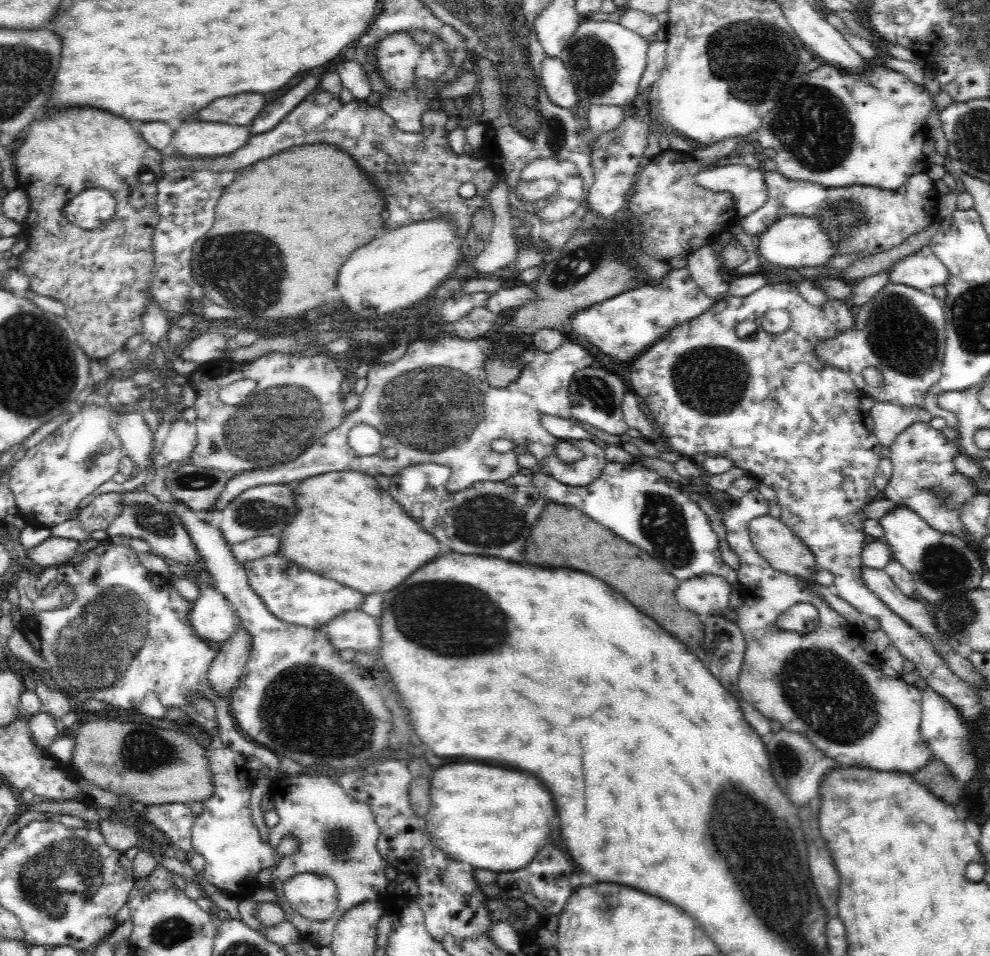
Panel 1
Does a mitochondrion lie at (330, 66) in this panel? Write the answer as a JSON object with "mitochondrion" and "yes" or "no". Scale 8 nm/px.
{"mitochondrion":"no"}

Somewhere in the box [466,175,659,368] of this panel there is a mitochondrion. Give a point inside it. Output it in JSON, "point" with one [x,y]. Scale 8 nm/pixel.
{"point":[575,267]}

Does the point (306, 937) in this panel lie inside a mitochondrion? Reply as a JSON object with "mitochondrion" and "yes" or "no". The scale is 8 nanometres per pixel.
{"mitochondrion":"no"}

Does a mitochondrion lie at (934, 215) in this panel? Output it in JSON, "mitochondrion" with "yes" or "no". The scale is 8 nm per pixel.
{"mitochondrion":"no"}

